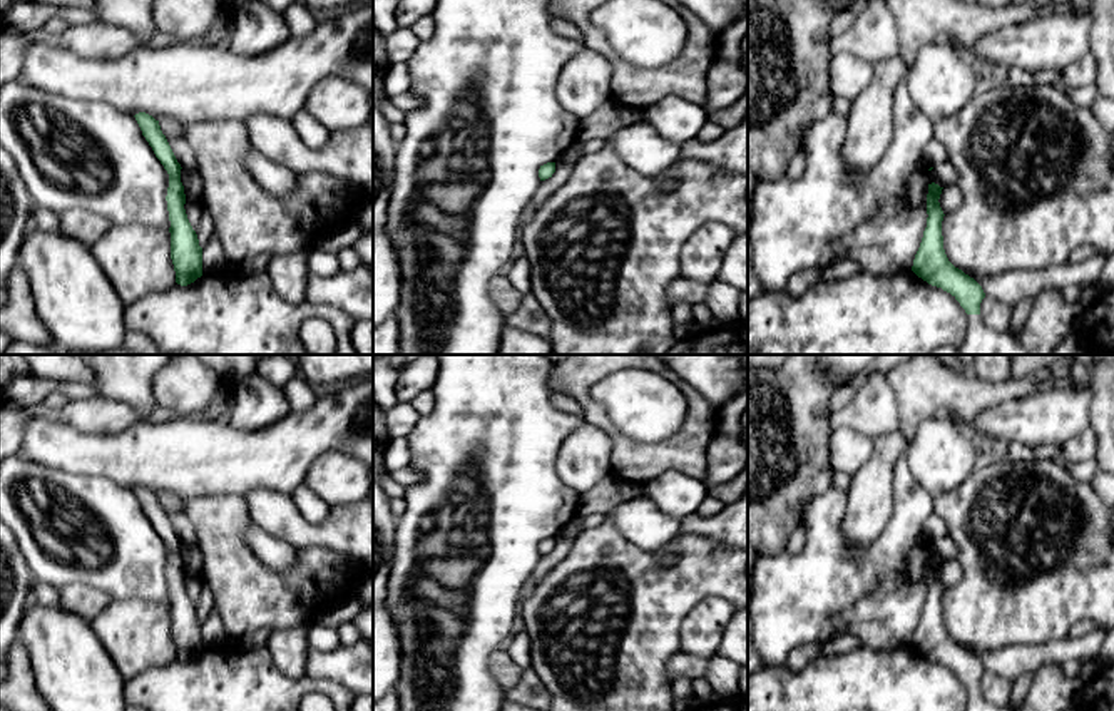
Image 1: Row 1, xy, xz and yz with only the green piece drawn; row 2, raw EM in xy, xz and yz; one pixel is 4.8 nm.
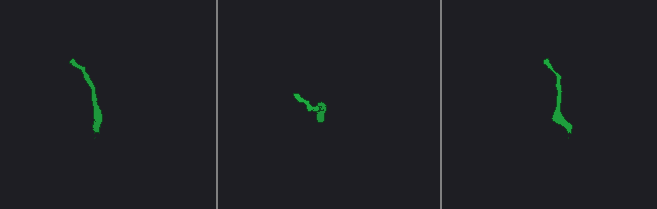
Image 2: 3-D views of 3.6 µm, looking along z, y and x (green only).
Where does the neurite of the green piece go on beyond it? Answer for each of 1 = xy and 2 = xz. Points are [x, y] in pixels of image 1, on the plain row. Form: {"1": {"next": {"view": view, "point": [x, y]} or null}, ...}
{"1": {"next": null}, "2": {"next": null}}

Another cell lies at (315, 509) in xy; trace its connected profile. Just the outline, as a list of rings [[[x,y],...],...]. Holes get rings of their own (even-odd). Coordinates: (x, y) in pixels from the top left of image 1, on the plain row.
[[[304,483],[294,490],[291,499],[309,522],[326,520],[331,510],[331,507]]]

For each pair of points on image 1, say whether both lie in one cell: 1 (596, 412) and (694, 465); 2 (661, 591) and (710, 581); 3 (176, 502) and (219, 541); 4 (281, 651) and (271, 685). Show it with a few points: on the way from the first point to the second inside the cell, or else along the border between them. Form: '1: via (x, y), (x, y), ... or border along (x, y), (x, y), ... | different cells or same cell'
1: via (616, 437), (636, 457), (669, 457) | same cell
2: via (673, 588), (679, 588), (686, 581), (698, 581) | same cell
3: border along (184, 497), (183, 512) | different cells
4: border along (265, 648), (286, 675), (293, 678), (305, 676) | different cells

